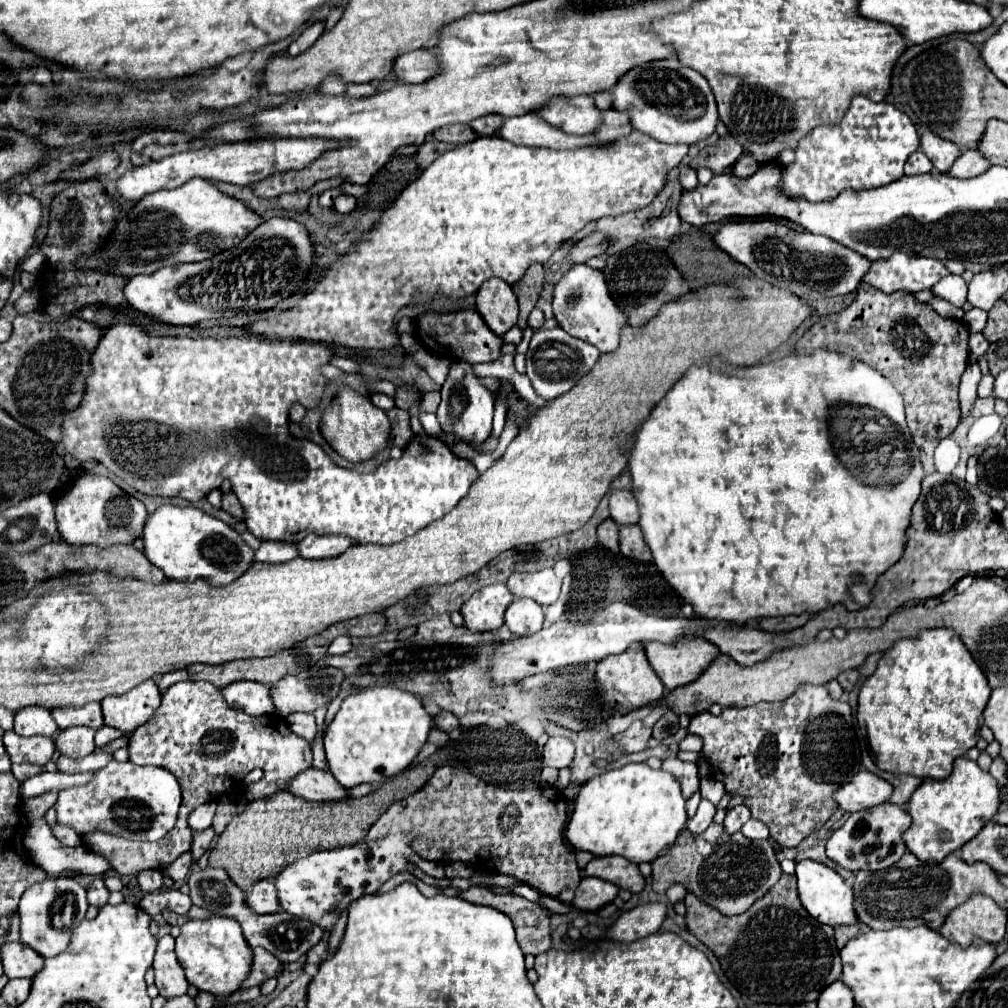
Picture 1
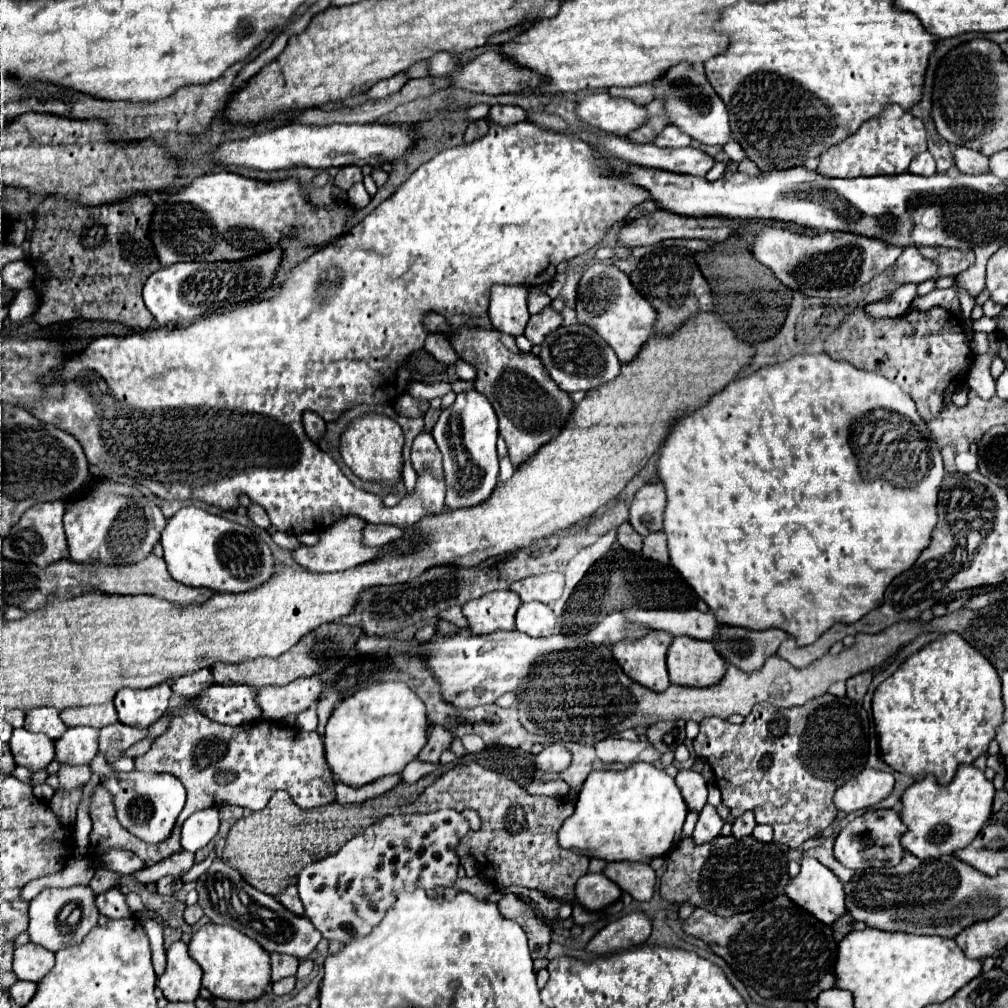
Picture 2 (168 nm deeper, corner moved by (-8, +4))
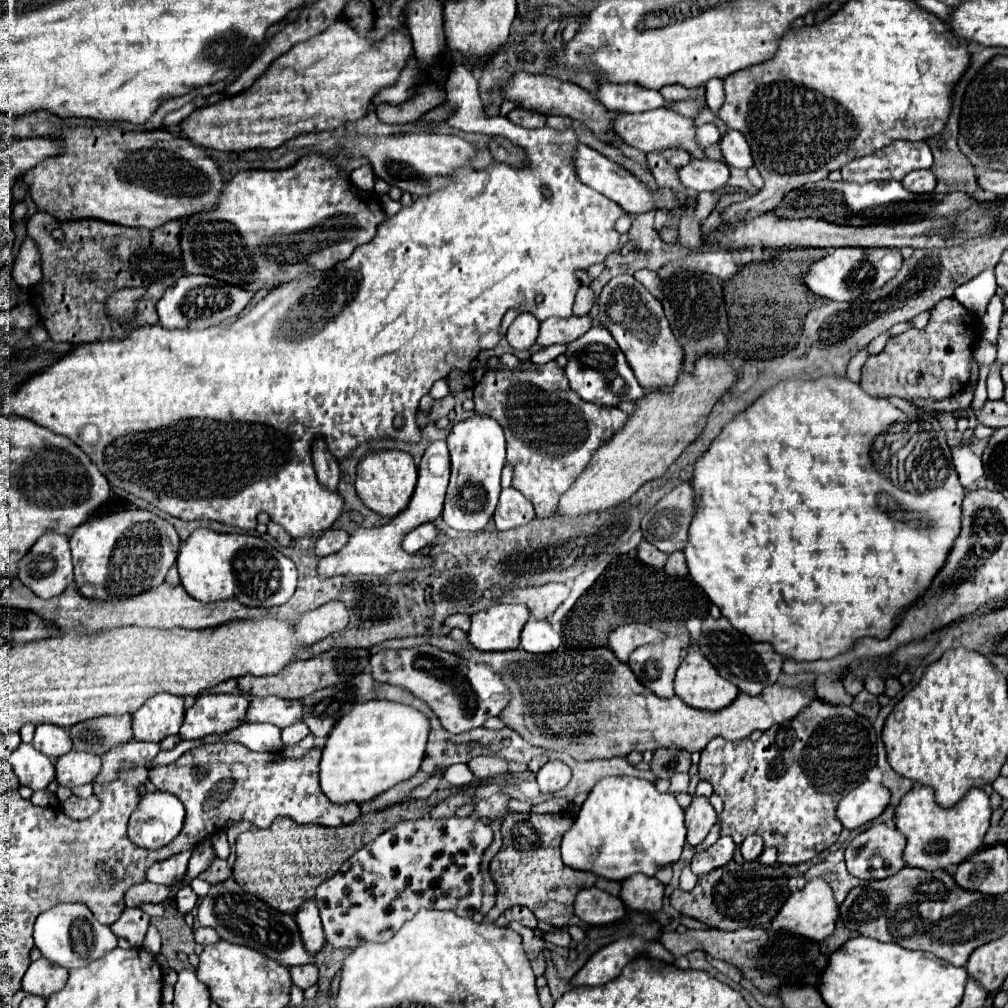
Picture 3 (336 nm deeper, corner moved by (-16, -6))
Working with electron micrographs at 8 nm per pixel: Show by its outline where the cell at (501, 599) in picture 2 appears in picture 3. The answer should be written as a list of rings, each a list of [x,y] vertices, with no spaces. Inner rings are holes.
[[[494,604],[488,610],[472,614],[472,626],[468,640],[478,650],[514,650],[520,644],[520,632],[528,620],[530,612],[524,604]]]

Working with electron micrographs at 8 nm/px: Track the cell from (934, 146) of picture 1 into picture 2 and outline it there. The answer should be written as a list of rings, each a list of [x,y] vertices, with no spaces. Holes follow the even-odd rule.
[[[964,146],[954,148],[954,162],[956,162],[956,168],[964,174],[986,174],[988,172],[988,156],[976,150],[964,148]]]

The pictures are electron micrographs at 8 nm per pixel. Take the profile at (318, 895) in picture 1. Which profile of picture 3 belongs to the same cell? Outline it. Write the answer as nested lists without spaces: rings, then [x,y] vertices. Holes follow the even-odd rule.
[[[420,818],[400,822],[380,834],[368,846],[360,848],[348,858],[340,870],[316,888],[314,902],[320,910],[324,938],[334,948],[356,948],[360,942],[386,942],[404,922],[414,918],[420,908],[454,910],[460,916],[474,916],[482,904],[482,876],[480,860],[492,842],[492,830],[474,818]]]

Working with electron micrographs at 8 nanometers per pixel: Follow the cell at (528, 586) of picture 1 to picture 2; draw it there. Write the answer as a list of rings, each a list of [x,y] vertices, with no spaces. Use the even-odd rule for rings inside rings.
[[[548,572],[540,576],[530,576],[524,580],[518,580],[510,586],[510,590],[518,592],[522,602],[544,602],[552,604],[562,596],[564,590],[564,576],[560,572]]]

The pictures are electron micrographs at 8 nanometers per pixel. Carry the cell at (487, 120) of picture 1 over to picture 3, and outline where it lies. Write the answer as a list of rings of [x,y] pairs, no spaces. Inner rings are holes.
[[[514,108],[508,114],[508,120],[514,122],[514,124],[518,124],[518,126],[524,126],[524,128],[542,128],[544,122],[546,122],[546,116],[542,116],[538,112],[524,110],[524,108]]]

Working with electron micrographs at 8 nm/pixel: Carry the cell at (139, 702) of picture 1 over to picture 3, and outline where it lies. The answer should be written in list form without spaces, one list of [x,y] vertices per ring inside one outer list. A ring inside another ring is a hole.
[[[156,694],[148,698],[134,714],[132,714],[132,730],[136,740],[146,740],[146,742],[160,742],[166,736],[178,734],[180,726],[184,722],[184,700],[180,696],[172,694]]]

